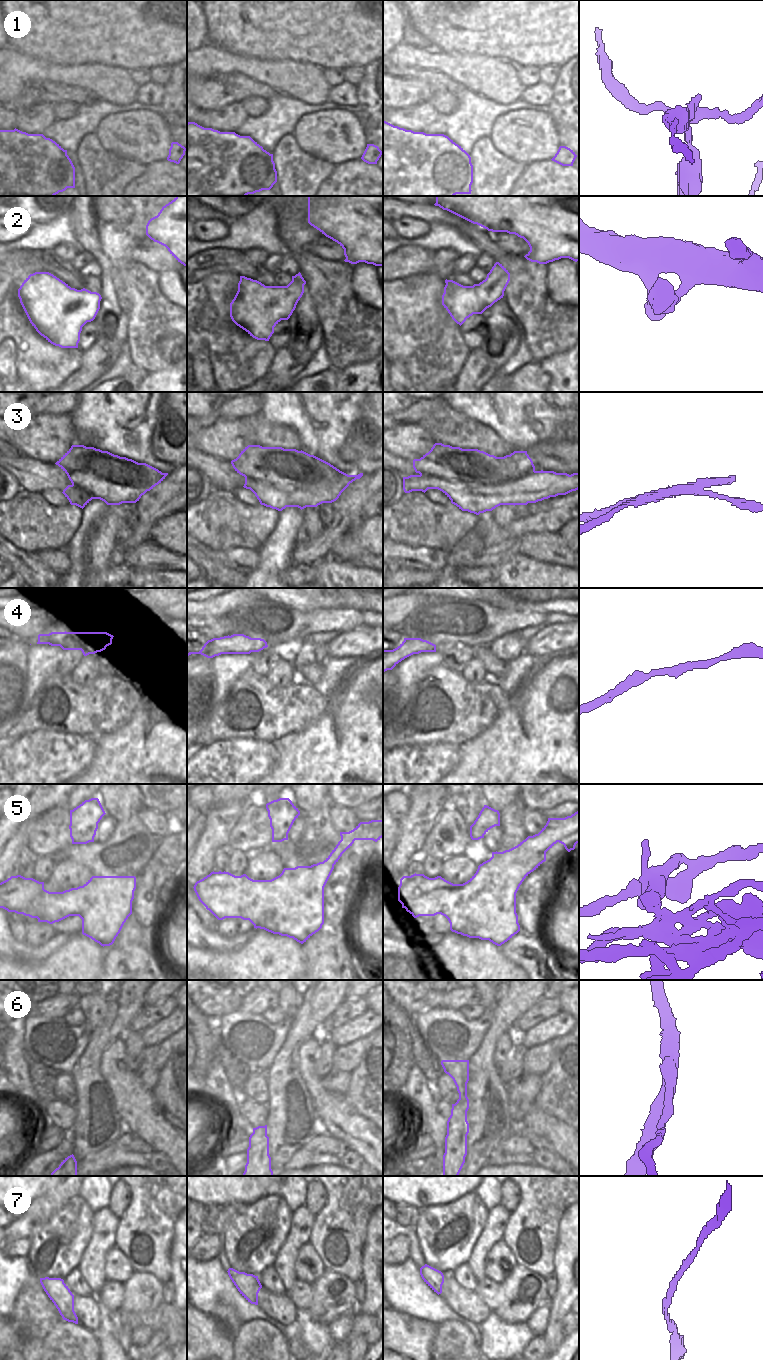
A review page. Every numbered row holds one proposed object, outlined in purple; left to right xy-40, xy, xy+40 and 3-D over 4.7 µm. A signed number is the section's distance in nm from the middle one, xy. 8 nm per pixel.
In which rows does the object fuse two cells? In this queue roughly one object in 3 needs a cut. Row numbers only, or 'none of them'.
1, 3, 5, 6

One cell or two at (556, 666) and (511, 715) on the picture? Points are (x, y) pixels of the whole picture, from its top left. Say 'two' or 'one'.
one

